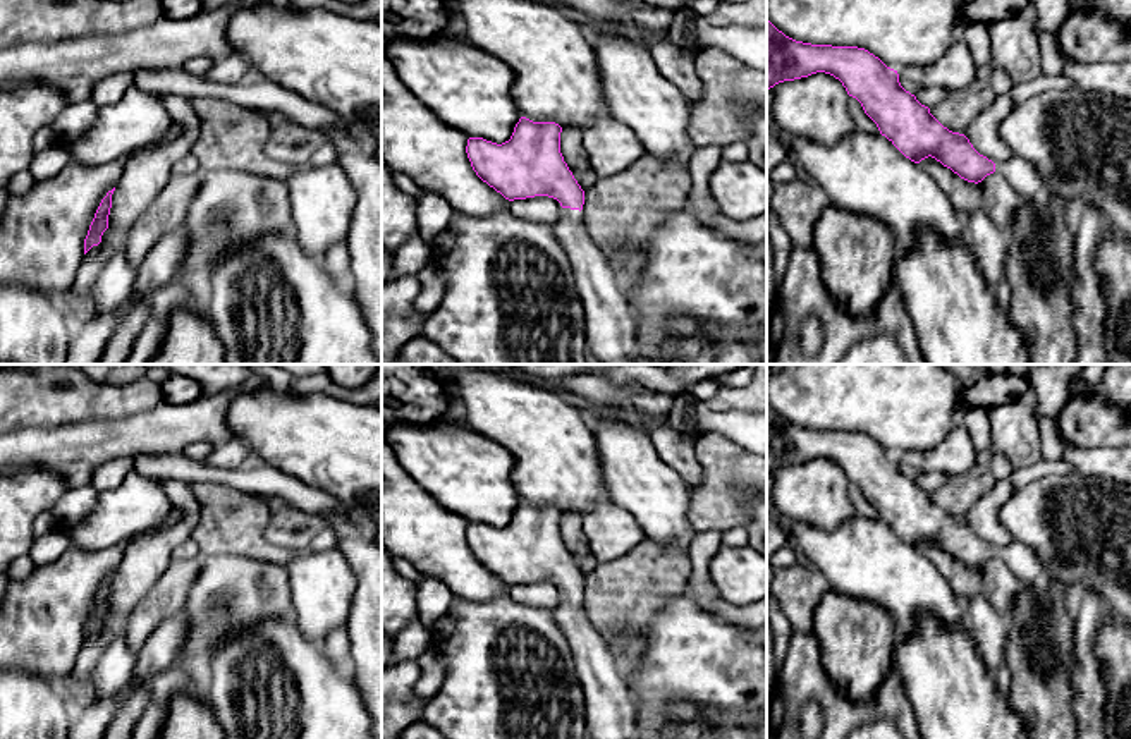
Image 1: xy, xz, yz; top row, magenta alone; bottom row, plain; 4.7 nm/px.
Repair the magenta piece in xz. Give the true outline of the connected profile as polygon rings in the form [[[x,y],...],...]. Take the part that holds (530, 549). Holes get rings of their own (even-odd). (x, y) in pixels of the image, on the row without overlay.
[[[521,502],[509,526],[497,529],[483,522],[469,522],[466,538],[476,560],[505,584],[548,581],[564,593],[552,610],[567,636],[578,679],[584,691],[584,720],[590,739],[639,739],[634,722],[634,703],[621,675],[621,667],[603,638],[593,629],[583,610],[584,576],[560,538],[562,512],[555,507],[533,507]]]

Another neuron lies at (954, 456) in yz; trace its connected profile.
[[[957,421],[951,433],[935,449],[904,450],[897,459],[911,466],[916,473],[944,473],[952,479],[968,476],[976,464],[976,447],[968,428]]]

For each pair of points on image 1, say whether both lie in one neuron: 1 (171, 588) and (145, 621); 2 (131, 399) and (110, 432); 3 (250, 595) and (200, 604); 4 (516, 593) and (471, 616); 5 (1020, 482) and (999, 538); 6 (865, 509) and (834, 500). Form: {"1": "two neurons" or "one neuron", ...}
{"1": "one neuron", "2": "two neurons", "3": "one neuron", "4": "two neurons", "5": "two neurons", "6": "two neurons"}

